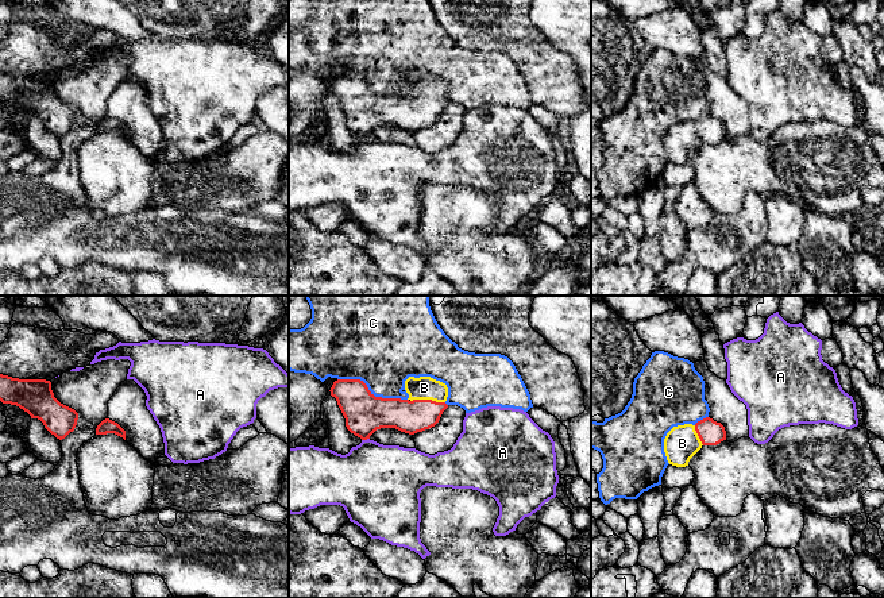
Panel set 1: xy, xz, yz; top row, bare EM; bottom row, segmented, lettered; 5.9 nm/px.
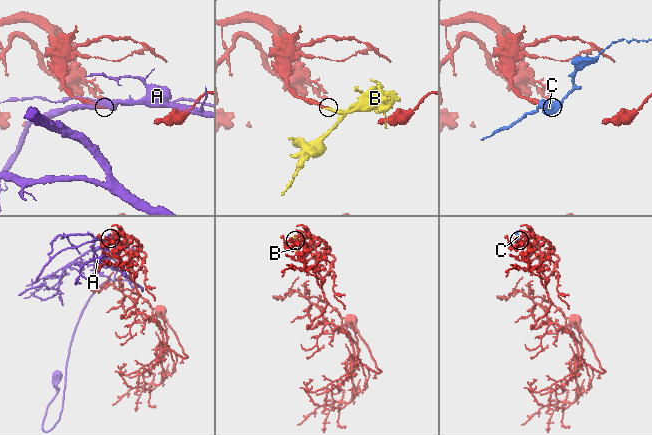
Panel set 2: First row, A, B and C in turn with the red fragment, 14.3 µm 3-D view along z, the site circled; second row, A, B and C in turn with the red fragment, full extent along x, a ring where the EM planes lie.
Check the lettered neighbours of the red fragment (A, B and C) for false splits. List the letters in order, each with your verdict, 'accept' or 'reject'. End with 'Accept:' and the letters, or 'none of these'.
A: reject
B: accept
C: reject
Accept: B

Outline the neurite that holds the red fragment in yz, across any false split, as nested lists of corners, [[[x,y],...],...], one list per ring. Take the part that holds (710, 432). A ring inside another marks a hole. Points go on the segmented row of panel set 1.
[[[706,417],[695,425],[673,427],[664,439],[664,452],[669,464],[686,467],[703,445],[717,445],[723,440],[726,440],[725,427]]]

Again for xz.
[[[409,377],[405,381],[408,400],[375,397],[360,379],[337,379],[331,396],[346,418],[347,429],[362,440],[381,428],[395,428],[414,435],[435,427],[443,412],[448,387],[431,377]]]

